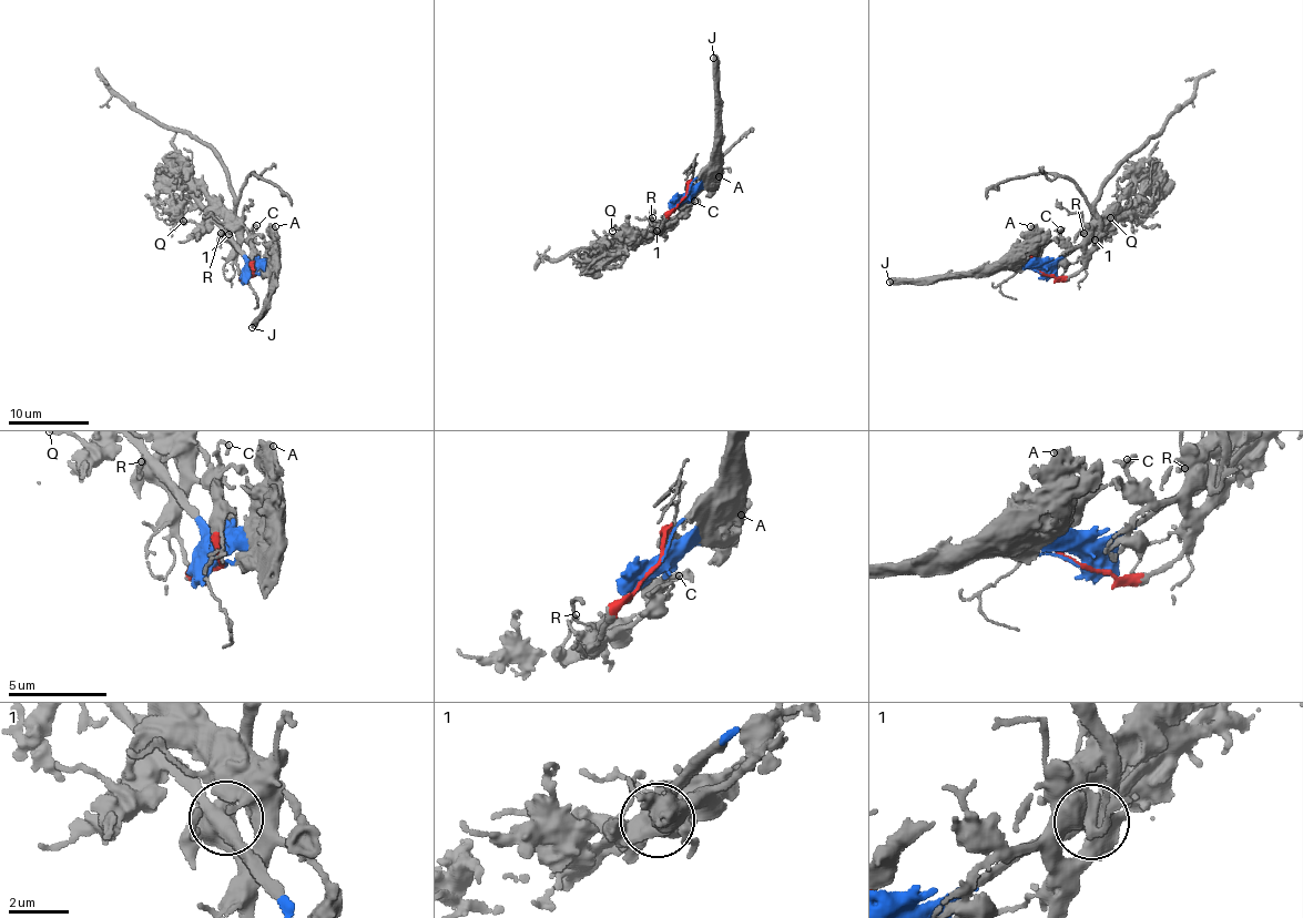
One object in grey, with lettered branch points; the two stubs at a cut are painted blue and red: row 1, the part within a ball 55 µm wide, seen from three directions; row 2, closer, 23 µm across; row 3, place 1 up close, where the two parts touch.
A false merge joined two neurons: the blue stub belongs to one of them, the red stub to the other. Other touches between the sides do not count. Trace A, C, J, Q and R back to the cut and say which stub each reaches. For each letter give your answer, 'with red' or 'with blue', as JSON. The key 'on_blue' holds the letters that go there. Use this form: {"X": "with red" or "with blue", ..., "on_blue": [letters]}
{"A": "with blue", "C": "with red", "J": "with blue", "Q": "with red", "R": "with red", "on_blue": ["A", "J"]}

